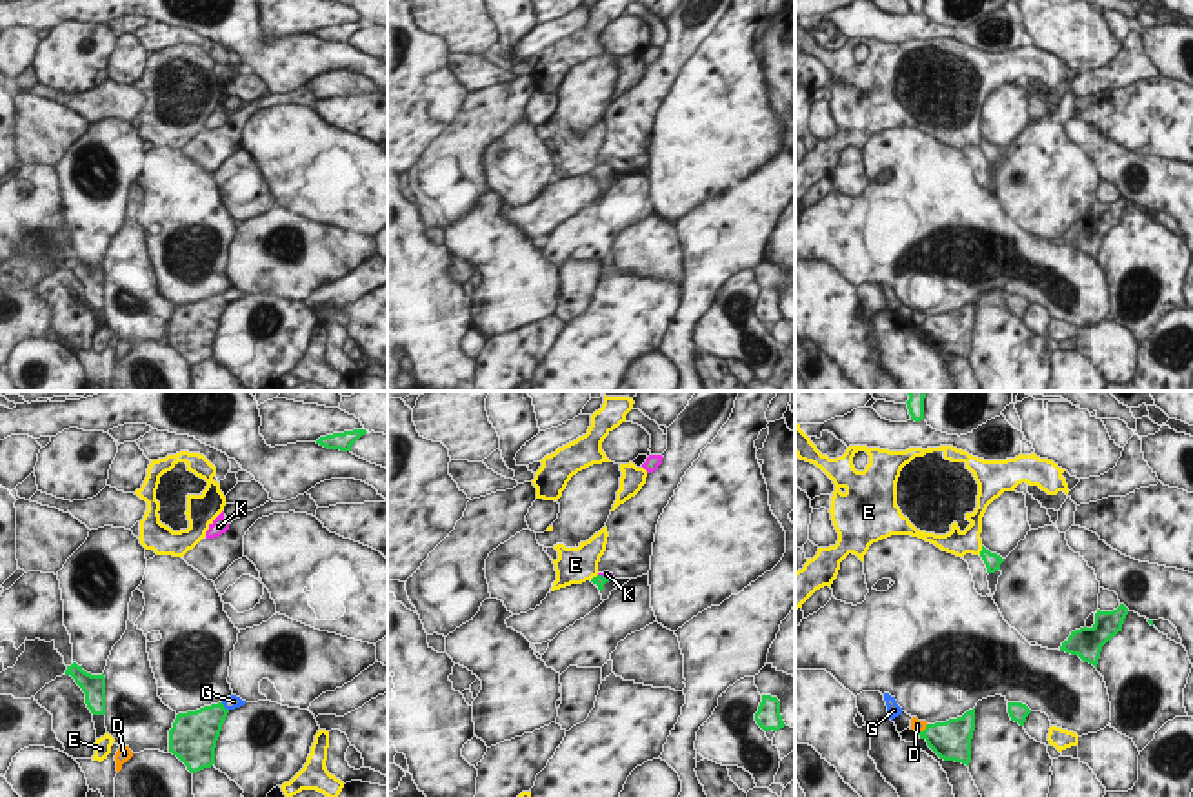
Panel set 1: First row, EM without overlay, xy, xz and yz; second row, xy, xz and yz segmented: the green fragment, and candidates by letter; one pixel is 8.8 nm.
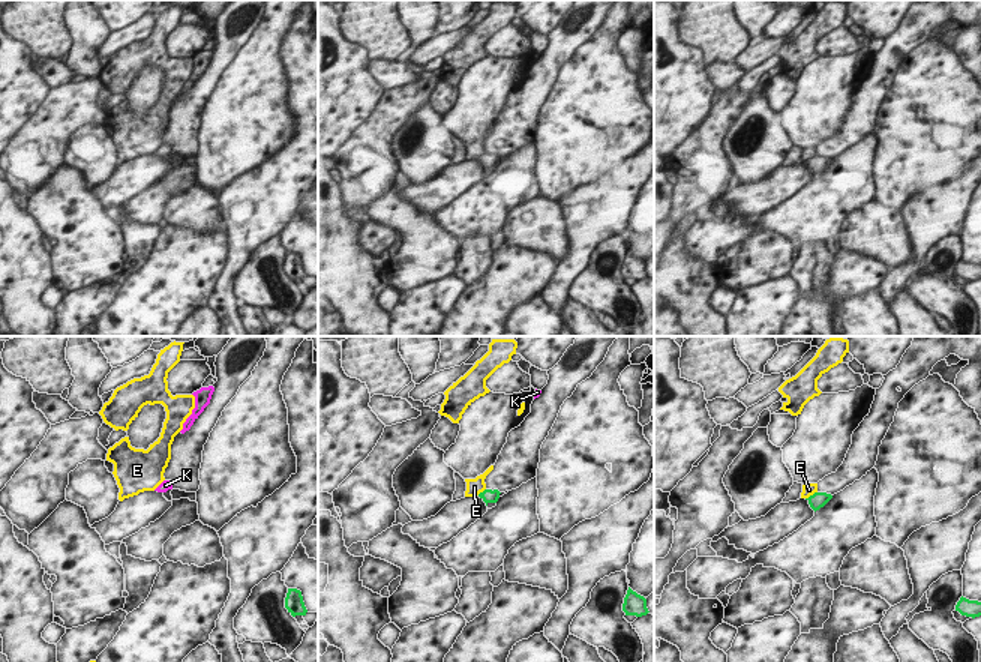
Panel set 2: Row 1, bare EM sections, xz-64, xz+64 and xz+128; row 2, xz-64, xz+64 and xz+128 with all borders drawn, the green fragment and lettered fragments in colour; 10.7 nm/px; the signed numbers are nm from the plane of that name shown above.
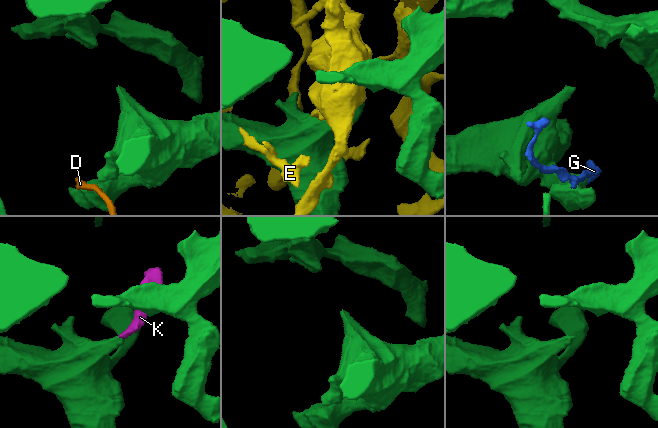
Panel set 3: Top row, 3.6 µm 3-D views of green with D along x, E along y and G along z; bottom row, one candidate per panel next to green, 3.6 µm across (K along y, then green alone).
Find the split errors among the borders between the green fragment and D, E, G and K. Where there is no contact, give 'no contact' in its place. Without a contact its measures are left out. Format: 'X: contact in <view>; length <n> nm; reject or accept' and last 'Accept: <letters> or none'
D: contact in yz; length 110 nm; reject
E: contact in yz; length 90 nm; reject
G: contact in xy; length 110 nm; reject
K: contact in xz; length 130 nm; accept
Accept: K

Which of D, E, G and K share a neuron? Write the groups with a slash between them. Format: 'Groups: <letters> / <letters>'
Groups: D G / E / K.

